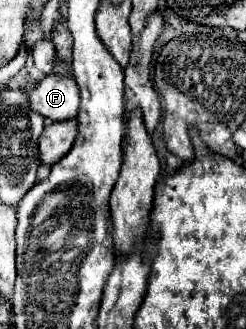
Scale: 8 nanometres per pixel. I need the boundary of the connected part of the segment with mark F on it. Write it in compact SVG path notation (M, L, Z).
M46 75L30 91L30 109L52 121L74 119L80 105L80 89L72 77Z

